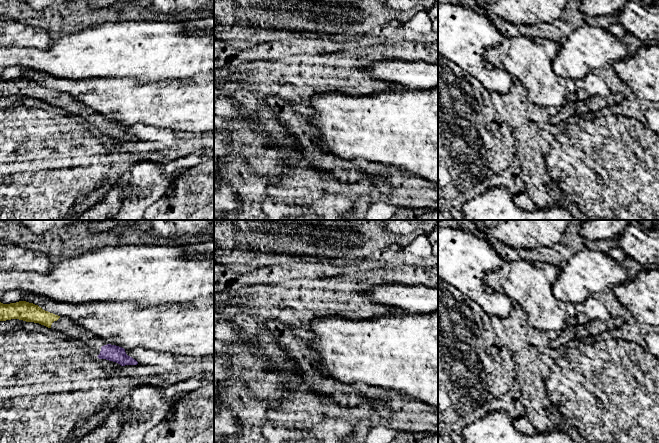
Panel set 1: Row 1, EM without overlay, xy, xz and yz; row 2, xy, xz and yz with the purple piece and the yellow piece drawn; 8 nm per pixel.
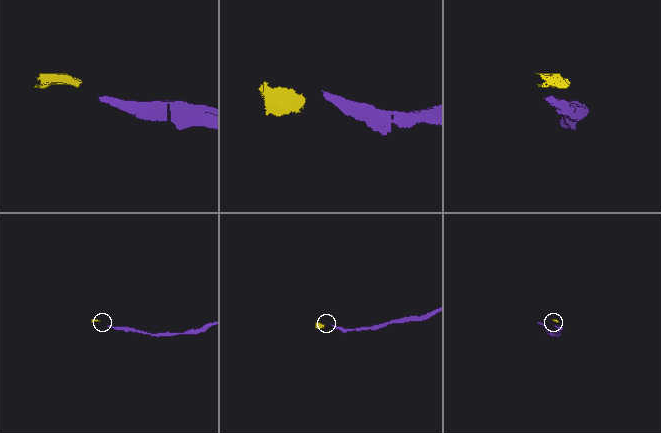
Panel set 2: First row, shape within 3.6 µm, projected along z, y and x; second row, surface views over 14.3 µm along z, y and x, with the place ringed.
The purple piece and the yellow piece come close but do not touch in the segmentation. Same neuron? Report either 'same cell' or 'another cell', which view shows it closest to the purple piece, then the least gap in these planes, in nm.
same cell; view xy; gap 420 nm

